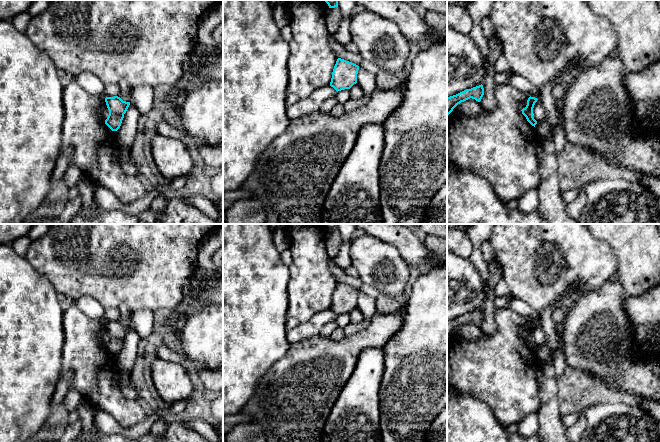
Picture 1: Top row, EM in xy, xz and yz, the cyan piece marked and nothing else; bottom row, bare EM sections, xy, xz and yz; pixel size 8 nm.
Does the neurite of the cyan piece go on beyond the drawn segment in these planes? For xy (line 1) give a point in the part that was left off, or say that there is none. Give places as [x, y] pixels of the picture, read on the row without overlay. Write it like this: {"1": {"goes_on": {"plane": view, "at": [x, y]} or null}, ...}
{"1": {"goes_on": null}}

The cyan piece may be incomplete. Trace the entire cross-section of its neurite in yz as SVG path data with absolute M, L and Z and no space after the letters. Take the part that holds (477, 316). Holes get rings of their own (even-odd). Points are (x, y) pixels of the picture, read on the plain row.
M481 308L471 313L466 313L456 319L447 321L447 339L449 339L458 328L470 322L480 326L483 319L484 312L483 309Z

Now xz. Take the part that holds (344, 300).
M338 282L332 296L330 310L337 316L344 313L350 313L357 307L358 294L358 289Z

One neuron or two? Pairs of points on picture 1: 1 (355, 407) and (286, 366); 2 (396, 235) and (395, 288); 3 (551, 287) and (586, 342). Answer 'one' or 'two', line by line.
1: two
2: two
3: two

